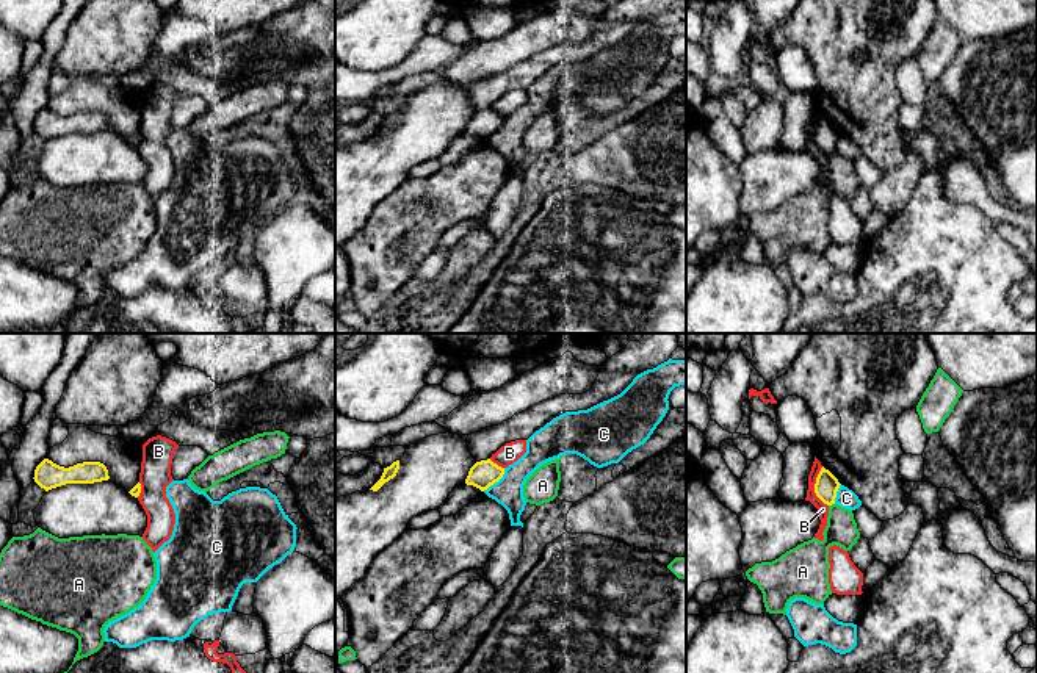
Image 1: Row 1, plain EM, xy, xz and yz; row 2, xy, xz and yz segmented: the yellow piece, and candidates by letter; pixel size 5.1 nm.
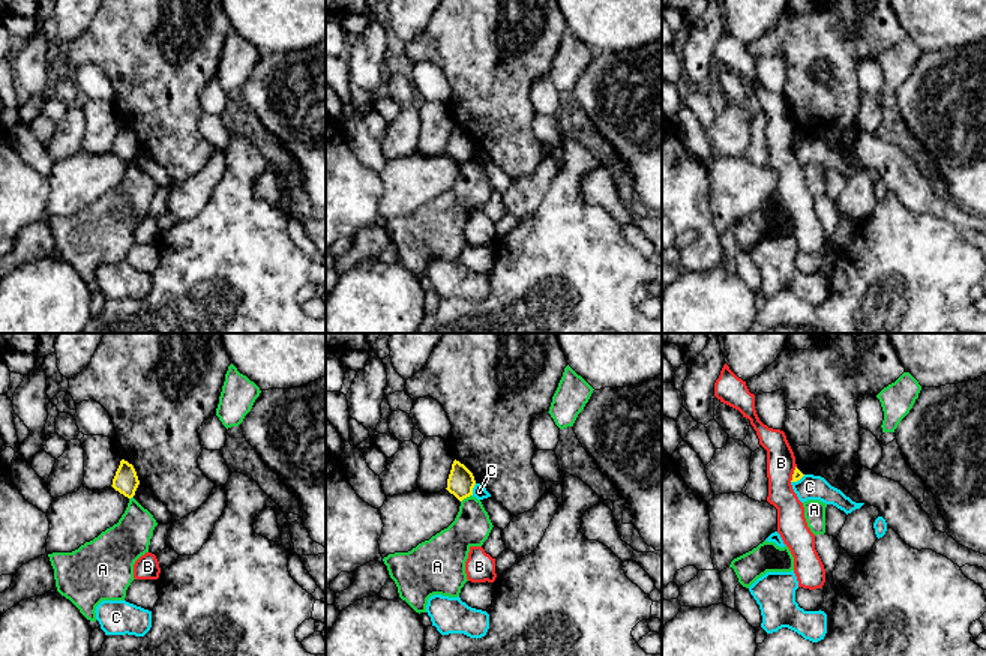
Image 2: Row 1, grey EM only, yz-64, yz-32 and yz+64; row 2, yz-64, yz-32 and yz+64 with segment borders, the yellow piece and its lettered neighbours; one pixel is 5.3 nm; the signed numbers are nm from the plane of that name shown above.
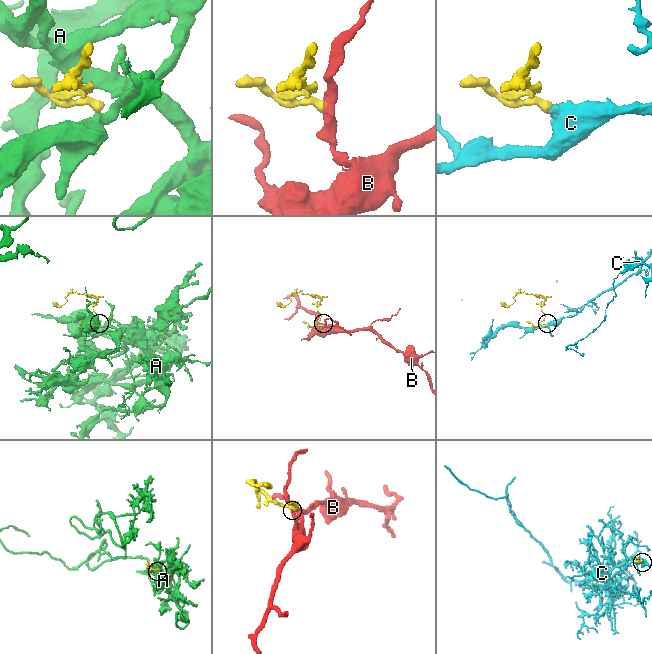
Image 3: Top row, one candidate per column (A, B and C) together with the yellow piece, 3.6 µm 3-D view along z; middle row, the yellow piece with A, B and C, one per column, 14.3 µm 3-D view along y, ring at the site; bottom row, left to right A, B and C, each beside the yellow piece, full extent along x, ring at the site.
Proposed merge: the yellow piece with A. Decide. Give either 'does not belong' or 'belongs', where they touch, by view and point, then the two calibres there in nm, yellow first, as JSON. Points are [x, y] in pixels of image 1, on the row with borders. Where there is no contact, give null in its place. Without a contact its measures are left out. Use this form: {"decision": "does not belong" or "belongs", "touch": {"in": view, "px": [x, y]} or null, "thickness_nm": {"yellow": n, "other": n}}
{"decision": "does not belong", "touch": {"in": "yz", "px": [831, 504]}, "thickness_nm": {"yellow": 120, "other": 160}}

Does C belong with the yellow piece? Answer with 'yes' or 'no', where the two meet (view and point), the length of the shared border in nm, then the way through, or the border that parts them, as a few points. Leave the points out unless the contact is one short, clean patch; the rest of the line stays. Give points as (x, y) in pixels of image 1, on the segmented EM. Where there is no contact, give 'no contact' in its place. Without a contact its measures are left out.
no | xz (495, 481) | 170 nm | along xz (505, 468), (505, 473), (483, 490)

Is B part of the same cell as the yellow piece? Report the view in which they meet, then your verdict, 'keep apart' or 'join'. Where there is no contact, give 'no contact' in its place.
yz | keep apart

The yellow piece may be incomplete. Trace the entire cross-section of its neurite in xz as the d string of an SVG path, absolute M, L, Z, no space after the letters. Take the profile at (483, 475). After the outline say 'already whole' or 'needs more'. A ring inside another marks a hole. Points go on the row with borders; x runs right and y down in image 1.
M490 459L476 462L465 479L467 485L473 485L481 491L498 482L504 474L504 468L493 463Z; already whole

